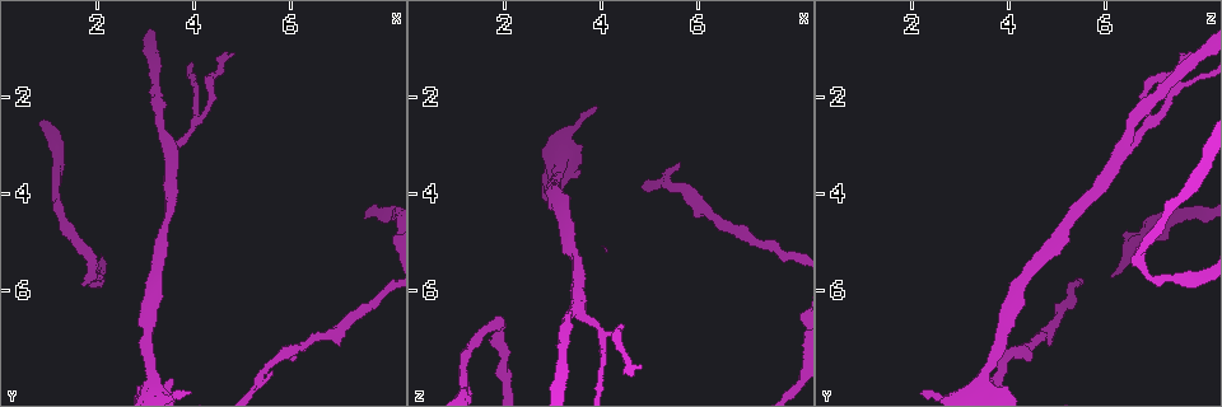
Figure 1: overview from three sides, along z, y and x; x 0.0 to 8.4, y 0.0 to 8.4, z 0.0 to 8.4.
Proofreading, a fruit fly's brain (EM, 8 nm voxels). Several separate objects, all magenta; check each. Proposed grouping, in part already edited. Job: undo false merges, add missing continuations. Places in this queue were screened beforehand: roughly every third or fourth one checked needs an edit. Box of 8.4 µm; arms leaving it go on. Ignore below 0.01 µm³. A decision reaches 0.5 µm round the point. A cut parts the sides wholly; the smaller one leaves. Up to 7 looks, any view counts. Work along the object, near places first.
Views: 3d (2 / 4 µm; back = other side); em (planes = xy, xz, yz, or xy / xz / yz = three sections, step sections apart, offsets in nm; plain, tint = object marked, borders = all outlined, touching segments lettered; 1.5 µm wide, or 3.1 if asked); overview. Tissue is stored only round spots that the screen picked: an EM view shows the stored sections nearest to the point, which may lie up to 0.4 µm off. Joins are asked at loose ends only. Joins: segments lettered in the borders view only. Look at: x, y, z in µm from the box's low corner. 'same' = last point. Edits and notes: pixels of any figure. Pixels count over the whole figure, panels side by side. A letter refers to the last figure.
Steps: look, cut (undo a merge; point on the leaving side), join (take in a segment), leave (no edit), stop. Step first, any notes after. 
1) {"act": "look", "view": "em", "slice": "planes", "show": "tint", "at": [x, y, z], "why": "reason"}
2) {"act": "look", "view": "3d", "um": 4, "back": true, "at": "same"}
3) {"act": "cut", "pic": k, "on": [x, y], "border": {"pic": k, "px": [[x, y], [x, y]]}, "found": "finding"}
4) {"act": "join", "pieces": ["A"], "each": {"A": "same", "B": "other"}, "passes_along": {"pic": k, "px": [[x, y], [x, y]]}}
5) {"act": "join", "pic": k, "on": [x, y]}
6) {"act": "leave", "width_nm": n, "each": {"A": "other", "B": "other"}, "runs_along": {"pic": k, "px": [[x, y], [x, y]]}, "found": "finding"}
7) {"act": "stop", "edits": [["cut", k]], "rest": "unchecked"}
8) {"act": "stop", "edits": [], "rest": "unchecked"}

{"act": "look", "view": "em", "slice": "xz", "step": 8, "show": "tint", "at": [4.85, 1.10, 7.65], "why": "free end"}

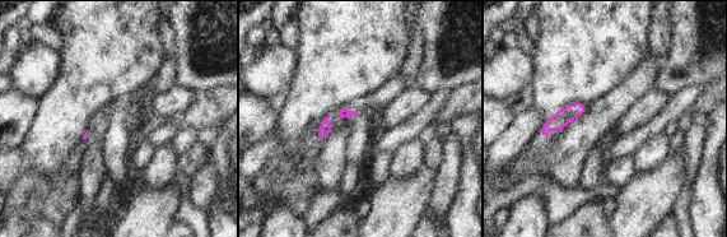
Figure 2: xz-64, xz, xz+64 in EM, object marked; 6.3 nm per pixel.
{"act": "look", "view": "em", "slice": "planes", "show": "borders", "at": "same"}

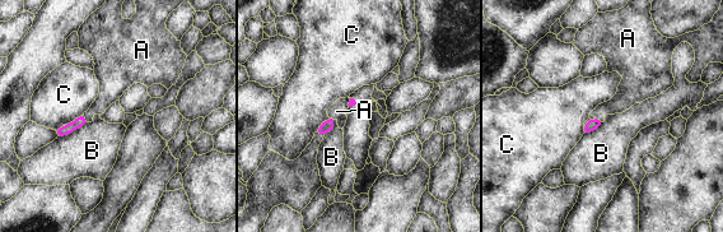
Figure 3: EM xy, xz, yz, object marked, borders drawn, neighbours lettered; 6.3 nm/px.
{"act": "join", "pieces": ["A"], "each": {"A": "same", "B": "other", "C": "other"}, "passes_along": {"pic": 3, "px": [[591, 125], [596, 119], [626, 96]]}, "found": "it goes on there"}

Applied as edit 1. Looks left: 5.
{"act": "look", "view": "3d", "um": 4, "back": true, "at": [3.55, 3.05, 6.40], "why": "side arm on a straight run"}

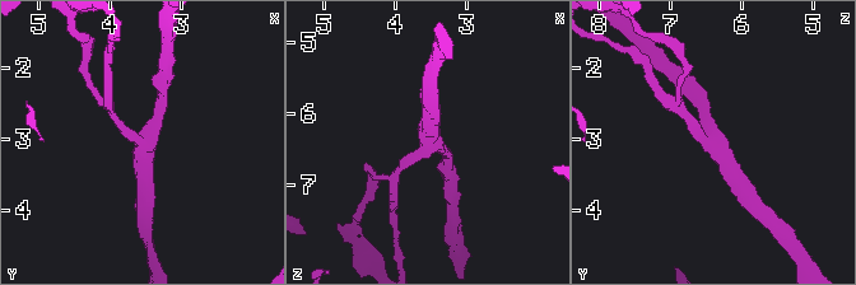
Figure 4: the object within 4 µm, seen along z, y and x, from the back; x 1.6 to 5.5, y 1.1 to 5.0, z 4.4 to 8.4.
{"act": "look", "view": "em", "slice": "planes", "show": "tint", "at": [3.55, 3.10, 6.40], "arms": 3}

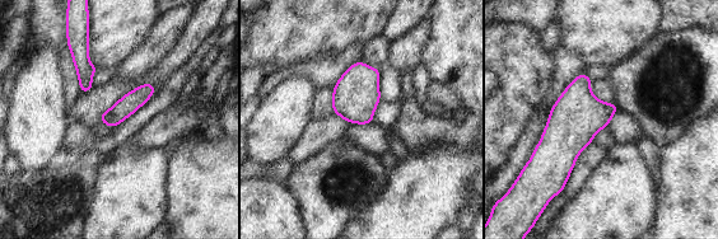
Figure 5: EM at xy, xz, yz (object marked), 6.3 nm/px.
{"act": "look", "view": "em", "slice": "planes", "show": "borders", "at": "same", "why": "what lies round it"}

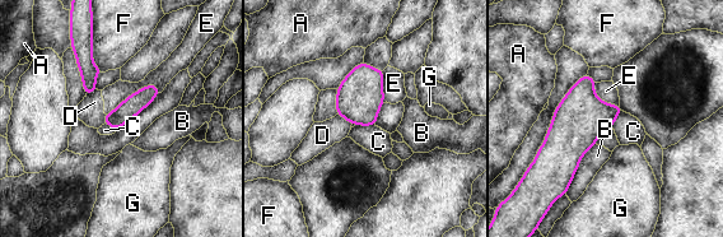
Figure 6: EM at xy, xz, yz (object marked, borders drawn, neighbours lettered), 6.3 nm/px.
{"act": "leave", "width_nm": 130, "longest_contact_nm": ["E", 400], "each": {"A": "other", "B": "other", "C": "other", "D": "other", "E": "other", "F": "other", "G": "other"}, "found": "all the same neuron"}

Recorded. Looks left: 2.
{"act": "stop", "edits": [["join", 3]], "rest": "unchecked"}

